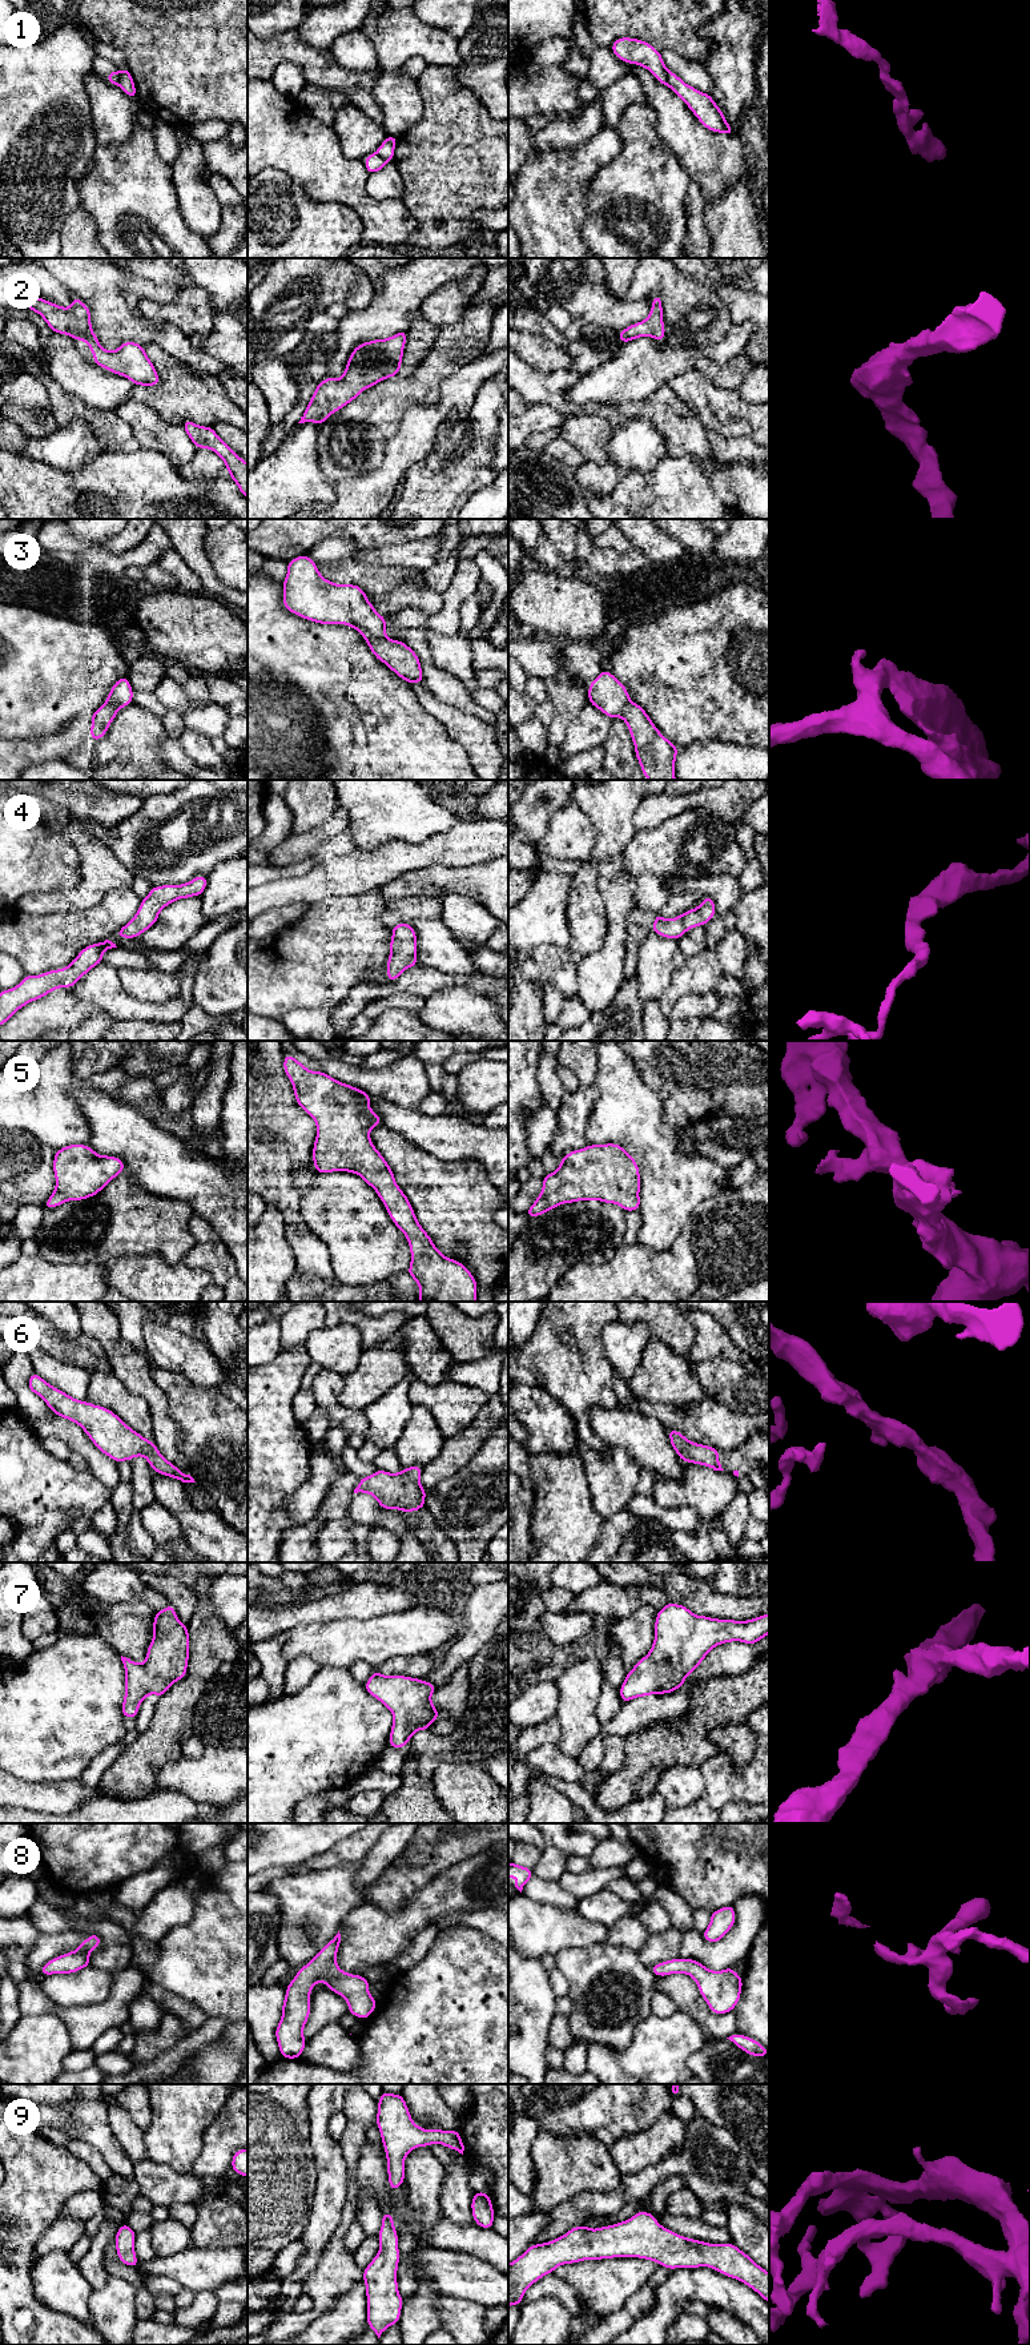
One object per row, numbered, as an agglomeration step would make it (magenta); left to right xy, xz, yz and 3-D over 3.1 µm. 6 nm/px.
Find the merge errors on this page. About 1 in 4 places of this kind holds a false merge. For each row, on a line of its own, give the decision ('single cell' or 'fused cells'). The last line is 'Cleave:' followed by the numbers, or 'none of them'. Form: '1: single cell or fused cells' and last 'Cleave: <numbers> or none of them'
1: fused cells
2: single cell
3: fused cells
4: single cell
5: single cell
6: single cell
7: single cell
8: single cell
9: single cell
Cleave: 1, 3

